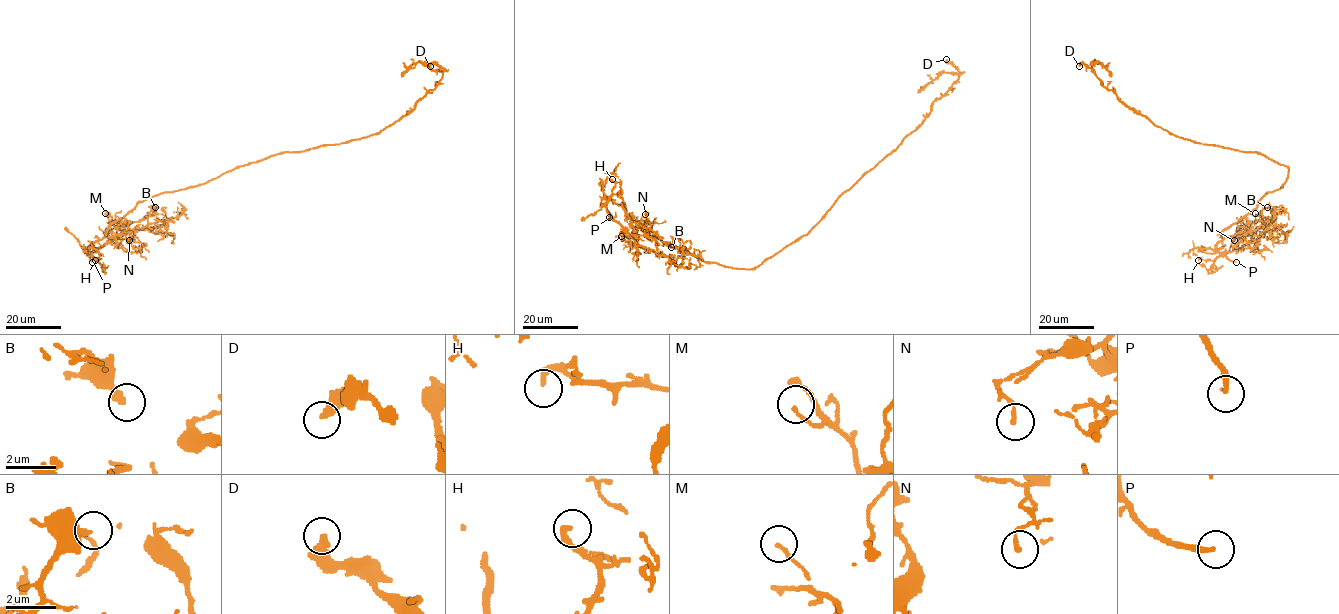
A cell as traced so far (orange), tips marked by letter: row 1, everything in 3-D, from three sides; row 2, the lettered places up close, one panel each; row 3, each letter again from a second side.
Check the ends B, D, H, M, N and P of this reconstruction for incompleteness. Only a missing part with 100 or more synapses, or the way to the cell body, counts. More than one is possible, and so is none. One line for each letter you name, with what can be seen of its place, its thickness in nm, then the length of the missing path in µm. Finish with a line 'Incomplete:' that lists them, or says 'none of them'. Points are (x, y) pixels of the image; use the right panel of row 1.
Incomplete: none of them

